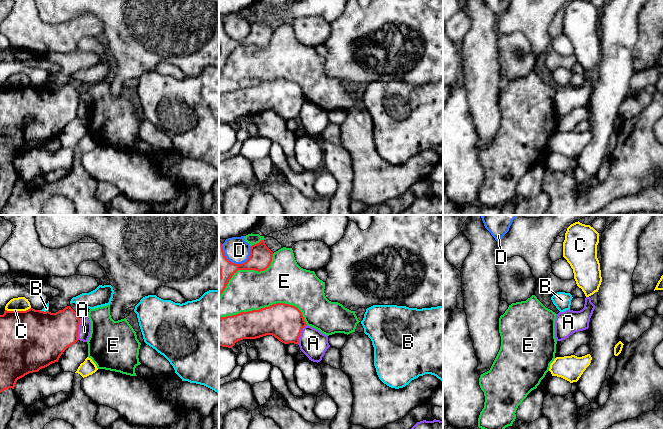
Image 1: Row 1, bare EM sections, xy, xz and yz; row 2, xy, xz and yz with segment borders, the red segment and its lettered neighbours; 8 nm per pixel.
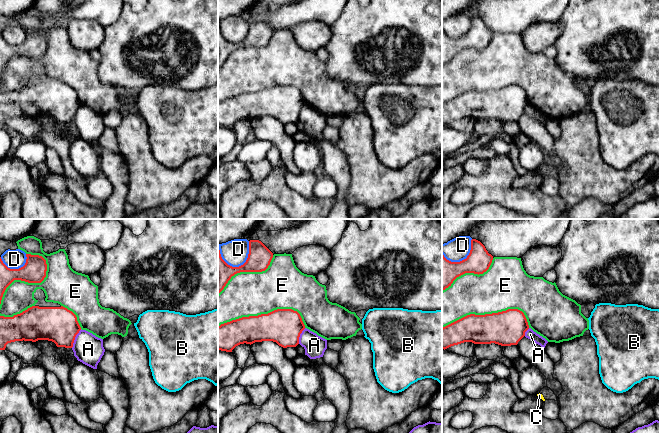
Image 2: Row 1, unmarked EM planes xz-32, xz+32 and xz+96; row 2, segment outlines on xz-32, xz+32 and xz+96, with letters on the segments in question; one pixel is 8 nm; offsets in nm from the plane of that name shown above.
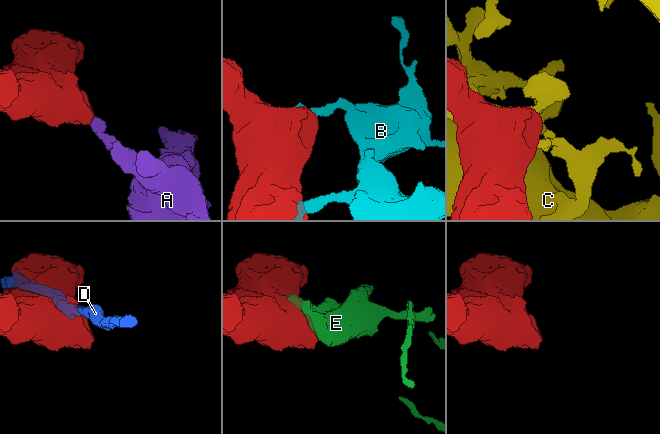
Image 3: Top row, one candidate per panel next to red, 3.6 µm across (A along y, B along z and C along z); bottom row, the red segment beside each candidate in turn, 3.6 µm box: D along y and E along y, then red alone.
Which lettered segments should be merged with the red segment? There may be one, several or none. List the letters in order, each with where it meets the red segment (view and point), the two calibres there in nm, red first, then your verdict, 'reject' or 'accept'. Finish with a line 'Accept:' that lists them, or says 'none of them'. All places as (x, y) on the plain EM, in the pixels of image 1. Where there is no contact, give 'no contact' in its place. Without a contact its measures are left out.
A: contact xy (78, 105); calibres 360 and 100 nm; reject
B: contact xy (43, 87); calibres 480 and 50 nm; reject
C: contact xy (17, 87); calibres 480 and 110 nm; reject
D: contact xz (230, 37); calibres 180 and 200 nm; reject
E: contact xz (266, 83); calibres 300 and 340 nm; reject
Accept: none of them

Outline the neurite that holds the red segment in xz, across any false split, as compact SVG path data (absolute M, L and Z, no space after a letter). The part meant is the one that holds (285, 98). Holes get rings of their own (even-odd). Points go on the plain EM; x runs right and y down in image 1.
M276 79L259 86L219 94L219 122L231 124L240 116L266 111L272 111L284 120L298 120L306 101L297 83Z

